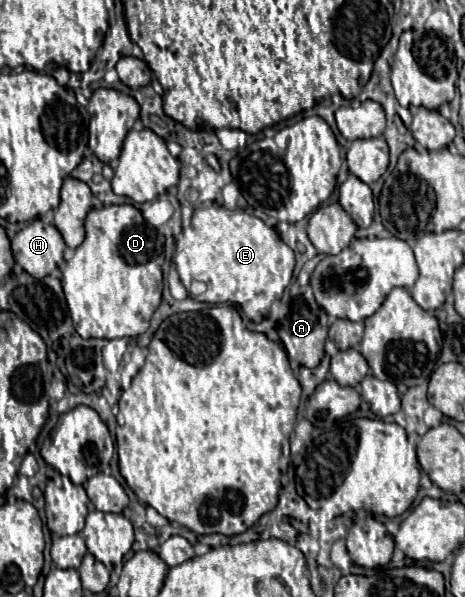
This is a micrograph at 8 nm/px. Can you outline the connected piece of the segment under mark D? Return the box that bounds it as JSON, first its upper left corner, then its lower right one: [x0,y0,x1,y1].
[62,204,164,338]

